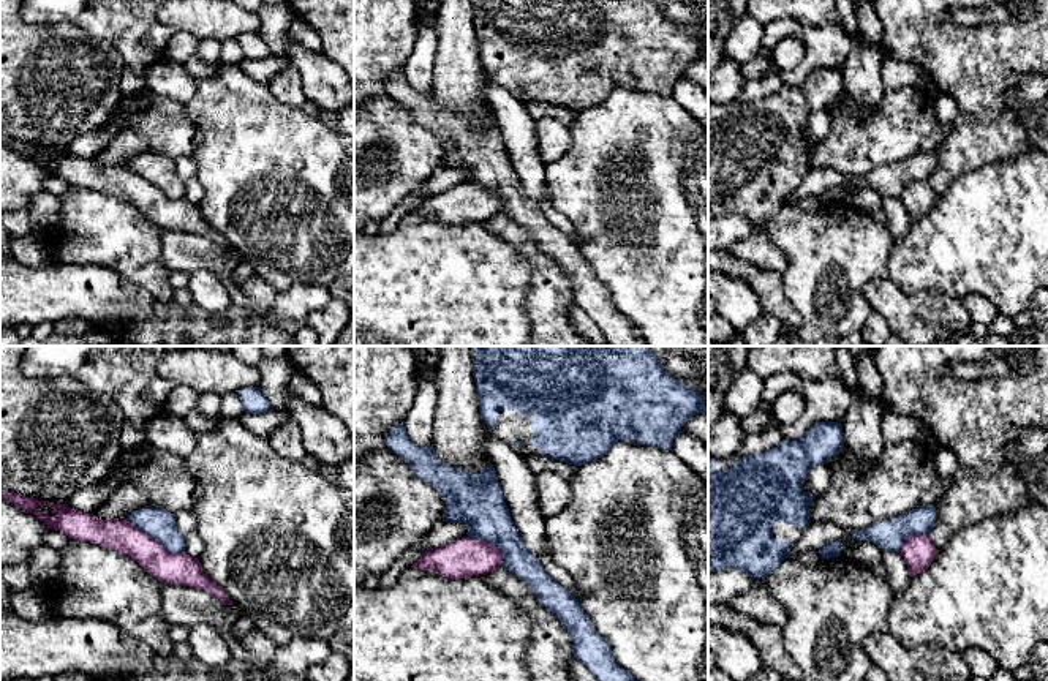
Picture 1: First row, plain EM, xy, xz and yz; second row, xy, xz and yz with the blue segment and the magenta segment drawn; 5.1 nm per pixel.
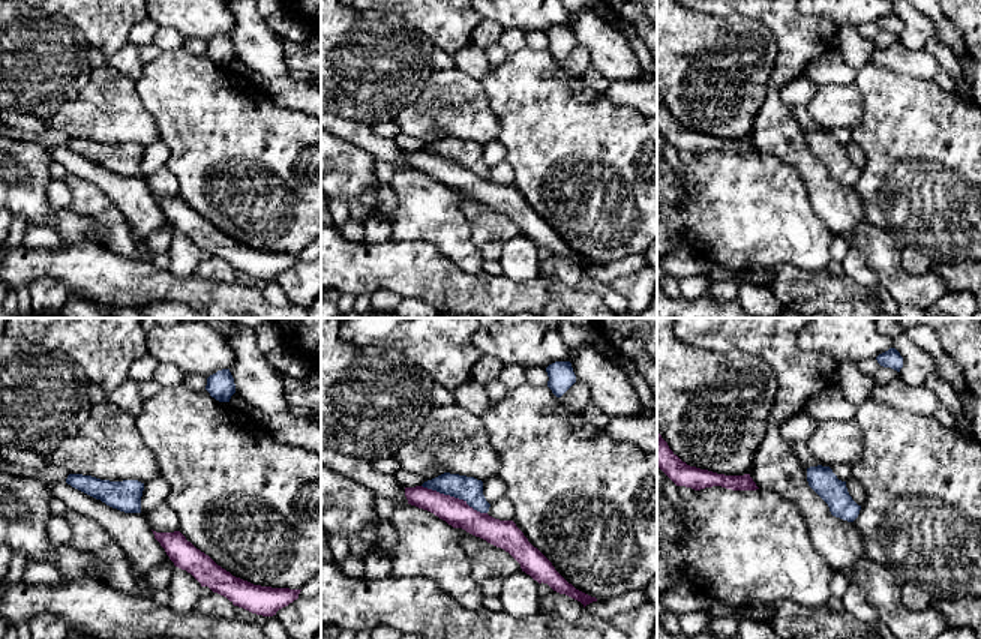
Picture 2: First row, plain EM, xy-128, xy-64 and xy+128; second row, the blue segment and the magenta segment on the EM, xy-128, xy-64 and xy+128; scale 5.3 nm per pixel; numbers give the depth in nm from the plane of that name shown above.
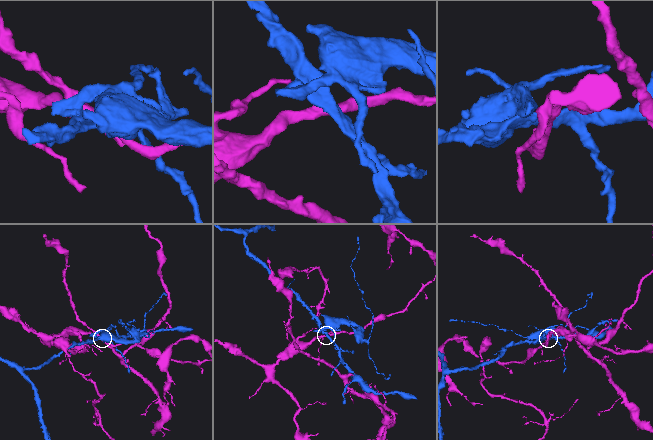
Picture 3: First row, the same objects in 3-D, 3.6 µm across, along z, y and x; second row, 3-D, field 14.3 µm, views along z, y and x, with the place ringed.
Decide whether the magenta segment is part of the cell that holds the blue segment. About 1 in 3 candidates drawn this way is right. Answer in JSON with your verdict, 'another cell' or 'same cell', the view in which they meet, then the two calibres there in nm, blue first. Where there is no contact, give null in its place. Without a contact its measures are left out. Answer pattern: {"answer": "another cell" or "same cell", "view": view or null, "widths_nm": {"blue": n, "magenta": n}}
{"answer": "another cell", "view": "xy", "widths_nm": {"blue": 150, "magenta": 160}}

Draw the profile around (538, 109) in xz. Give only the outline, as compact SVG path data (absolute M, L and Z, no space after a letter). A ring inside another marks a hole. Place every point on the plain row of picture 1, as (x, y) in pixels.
M537 100L526 101L525 107L526 107L528 114L536 122L544 119L544 117L553 117L553 119L569 125L577 115L577 112L574 112L574 111L549 104L549 103L542 101L542 100L541 101L537 101Z

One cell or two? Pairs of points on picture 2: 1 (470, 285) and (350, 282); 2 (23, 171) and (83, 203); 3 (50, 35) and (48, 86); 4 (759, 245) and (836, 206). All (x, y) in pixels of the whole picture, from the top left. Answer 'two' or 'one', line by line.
1: one
2: two
3: one
4: two

